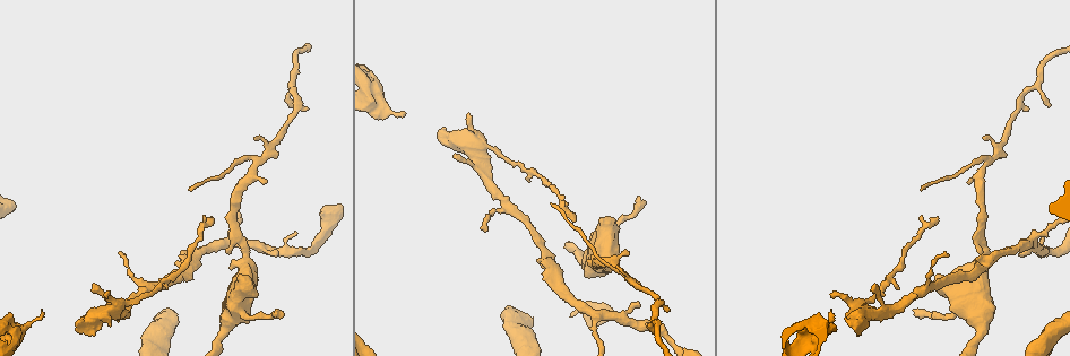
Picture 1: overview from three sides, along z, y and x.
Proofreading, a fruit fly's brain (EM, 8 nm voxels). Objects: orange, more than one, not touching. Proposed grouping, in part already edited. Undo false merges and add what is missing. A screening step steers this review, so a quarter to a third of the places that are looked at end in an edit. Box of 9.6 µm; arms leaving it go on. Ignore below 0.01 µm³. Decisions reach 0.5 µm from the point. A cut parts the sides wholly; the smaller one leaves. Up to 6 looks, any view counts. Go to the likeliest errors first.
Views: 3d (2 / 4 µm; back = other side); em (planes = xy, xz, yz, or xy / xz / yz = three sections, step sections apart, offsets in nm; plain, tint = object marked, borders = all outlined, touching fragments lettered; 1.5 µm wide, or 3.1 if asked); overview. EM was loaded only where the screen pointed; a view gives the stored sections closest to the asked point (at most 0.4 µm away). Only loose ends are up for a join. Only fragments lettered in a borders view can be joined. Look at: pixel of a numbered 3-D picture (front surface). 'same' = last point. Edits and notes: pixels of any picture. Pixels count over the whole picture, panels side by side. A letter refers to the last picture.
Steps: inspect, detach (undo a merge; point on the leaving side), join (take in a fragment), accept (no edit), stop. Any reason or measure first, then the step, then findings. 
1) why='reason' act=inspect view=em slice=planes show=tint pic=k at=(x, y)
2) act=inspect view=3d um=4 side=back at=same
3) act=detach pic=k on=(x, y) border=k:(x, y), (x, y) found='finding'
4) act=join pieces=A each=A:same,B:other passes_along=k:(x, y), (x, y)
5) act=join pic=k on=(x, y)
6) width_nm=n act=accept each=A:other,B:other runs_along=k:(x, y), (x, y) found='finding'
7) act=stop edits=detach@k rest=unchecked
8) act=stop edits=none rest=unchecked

why='free end' act=inspect view=em slice=yz step=4 show=borders pic=1 at=(1019, 255)

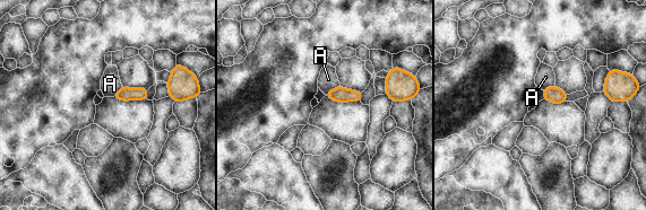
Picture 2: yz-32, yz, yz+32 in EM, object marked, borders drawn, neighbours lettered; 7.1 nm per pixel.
why='another direction' act=inspect view=em slice=planes show=borders at=same

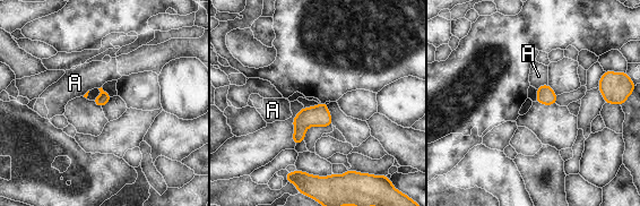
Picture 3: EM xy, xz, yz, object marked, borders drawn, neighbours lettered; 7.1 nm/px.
act=accept each=A:other found='none of them fits'

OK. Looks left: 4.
why='branch stops here' act=inspect view=em slice=yz step=4 show=borders pic=1 at=(968, 181)

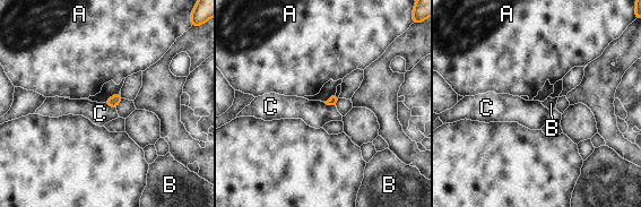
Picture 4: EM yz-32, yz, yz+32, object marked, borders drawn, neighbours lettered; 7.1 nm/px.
why='cut it another way' act=inspect view=em slice=planes show=borders at=same

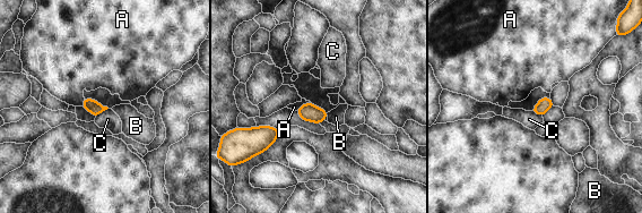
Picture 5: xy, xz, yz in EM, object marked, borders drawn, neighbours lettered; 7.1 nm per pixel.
act=accept each=A:other,B:other,C:other border=5:(310, 102), (301, 104), (295, 110) found='none of them fits'

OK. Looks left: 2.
why='free end' act=inspect view=3d um=4 pic=1 at=(637, 196)

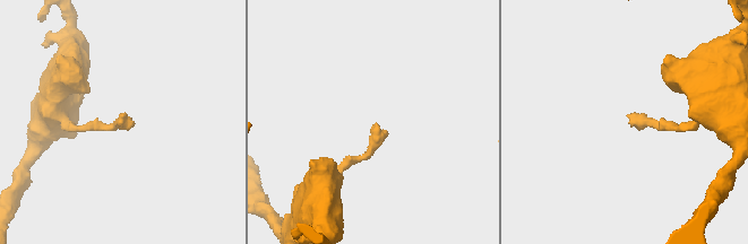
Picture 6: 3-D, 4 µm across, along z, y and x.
act=inspect view=em slice=planes show=borders pic=6 at=(123, 115)

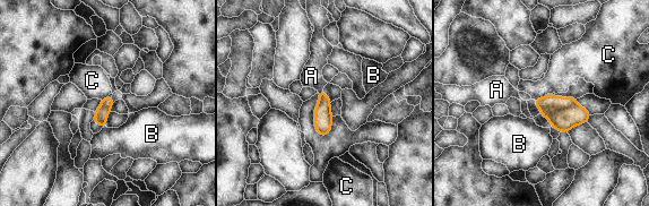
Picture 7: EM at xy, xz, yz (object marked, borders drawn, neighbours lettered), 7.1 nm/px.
act=join pieces=A each=A:same,B:other,C:other passes_along=7:(322, 114), (321, 91), (311, 76) found='it goes on there'

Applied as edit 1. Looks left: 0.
act=stop edits=join@7 rest=unchecked

